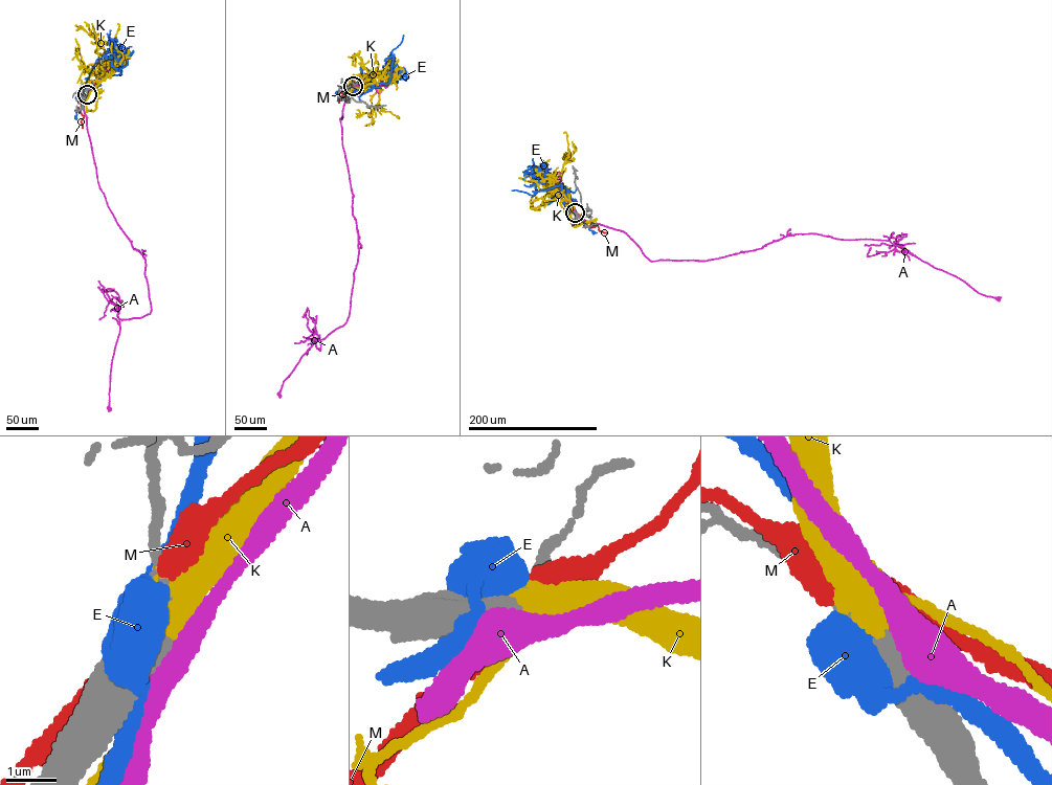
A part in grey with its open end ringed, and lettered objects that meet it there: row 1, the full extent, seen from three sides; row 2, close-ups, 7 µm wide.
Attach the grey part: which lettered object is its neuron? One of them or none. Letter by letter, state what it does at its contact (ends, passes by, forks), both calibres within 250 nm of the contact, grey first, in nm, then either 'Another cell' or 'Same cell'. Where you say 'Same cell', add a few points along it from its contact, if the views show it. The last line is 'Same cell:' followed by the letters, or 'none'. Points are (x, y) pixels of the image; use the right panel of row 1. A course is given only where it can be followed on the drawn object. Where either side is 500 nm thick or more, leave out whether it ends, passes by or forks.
A: Thickness 550 nm (grey) against 550 nm. Another cell
E: Thickness 550 nm (grey) against 550 nm. Another cell
K: Thickness 480 nm (grey) against 500 nm. Same cell. Its course: (575, 212), (559, 179), (563, 164), (576, 150), (573, 143)
M: It passes by. Thickness 360 nm (grey) against 440 nm. Another cell
Same cell: K

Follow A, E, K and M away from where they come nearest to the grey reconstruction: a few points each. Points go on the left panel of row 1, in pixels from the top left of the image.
A: (87, 94), (84, 109), (98, 183), (118, 225), (144, 258), (151, 309), (139, 318), (119, 319), (109, 408)
E: (87, 94), (99, 79), (121, 74), (120, 68), (111, 65), (110, 30)
K: (87, 94), (105, 77), (107, 67), (104, 48), (84, 21)
M: (87, 93), (81, 105), (82, 128)

